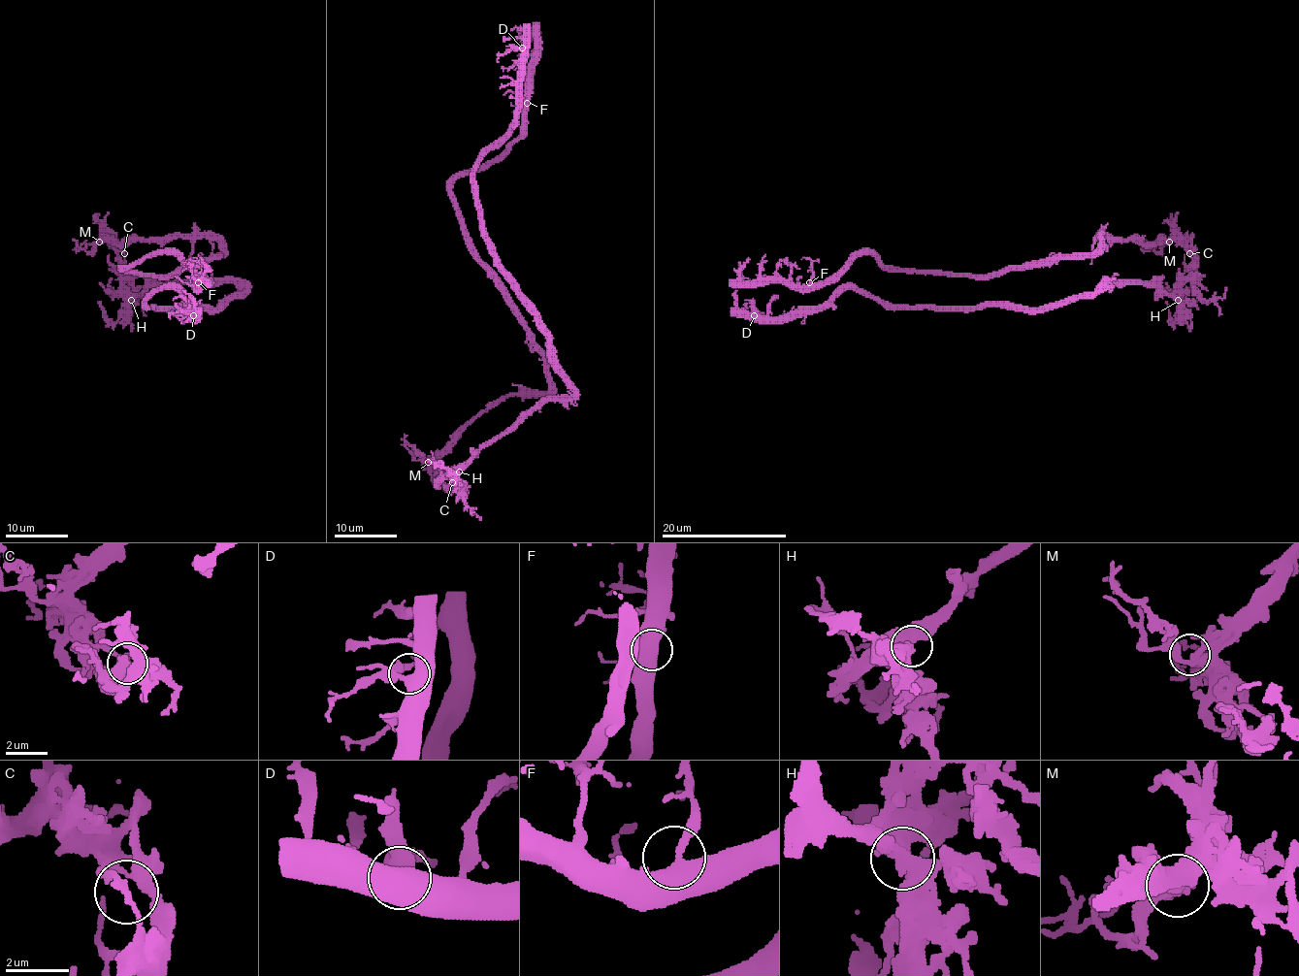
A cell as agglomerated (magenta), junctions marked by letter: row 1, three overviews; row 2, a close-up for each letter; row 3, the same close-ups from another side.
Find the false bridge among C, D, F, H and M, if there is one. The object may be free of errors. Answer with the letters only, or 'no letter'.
C

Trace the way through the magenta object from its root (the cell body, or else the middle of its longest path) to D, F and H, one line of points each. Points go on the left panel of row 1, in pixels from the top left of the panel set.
D: (113, 249), (132, 294), (168, 284), (245, 285), (221, 308), (146, 302), (175, 289), (193, 315)
F: (113, 249), (107, 241), (215, 239), (220, 254), (180, 272), (123, 272), (146, 257), (173, 252), (198, 282)
H: (113, 249), (118, 272), (126, 279), (121, 290), (131, 300)

